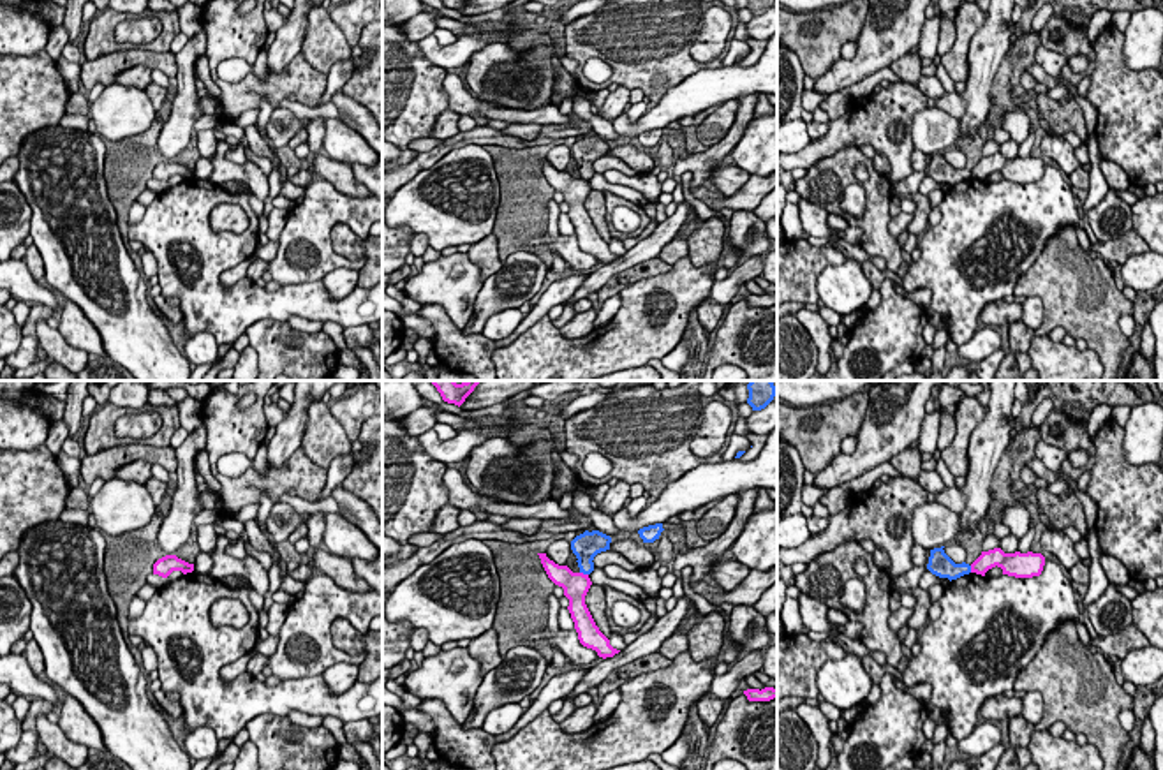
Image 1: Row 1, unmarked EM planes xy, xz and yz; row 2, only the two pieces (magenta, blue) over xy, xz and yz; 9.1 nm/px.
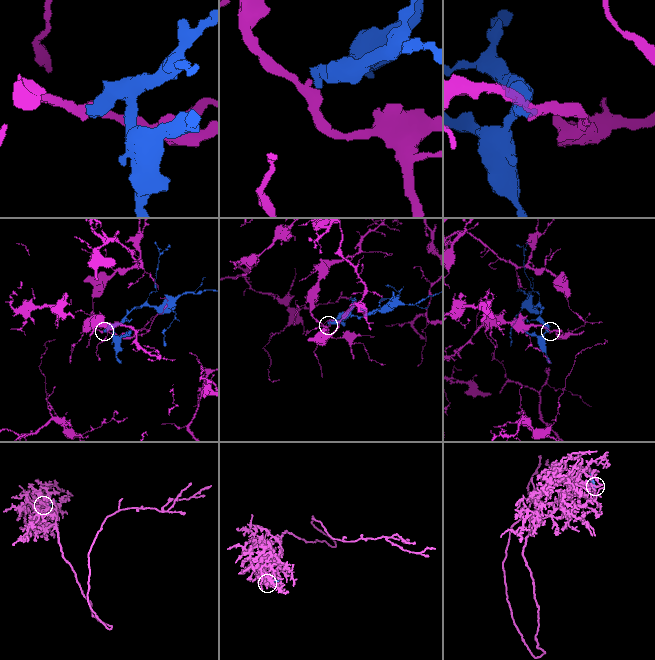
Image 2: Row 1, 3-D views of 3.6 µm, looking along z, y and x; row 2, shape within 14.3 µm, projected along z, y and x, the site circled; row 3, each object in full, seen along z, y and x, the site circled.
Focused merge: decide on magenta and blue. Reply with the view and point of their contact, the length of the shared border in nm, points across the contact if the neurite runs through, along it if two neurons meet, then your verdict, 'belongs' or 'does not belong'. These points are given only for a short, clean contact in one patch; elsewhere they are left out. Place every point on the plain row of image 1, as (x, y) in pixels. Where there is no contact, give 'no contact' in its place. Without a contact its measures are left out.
meets magenta in xz at (582, 178); contact 90 nm long; border along xz (580, 177), (587, 180); does not belong

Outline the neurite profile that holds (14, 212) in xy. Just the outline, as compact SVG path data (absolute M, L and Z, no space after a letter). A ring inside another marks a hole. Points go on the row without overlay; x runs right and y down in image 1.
M0 181L0 261L25 243L32 227L32 208L14 181Z

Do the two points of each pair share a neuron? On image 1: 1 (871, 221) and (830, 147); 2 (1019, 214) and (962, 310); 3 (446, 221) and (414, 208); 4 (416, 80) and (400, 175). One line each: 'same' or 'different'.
1: different
2: same
3: same
4: different

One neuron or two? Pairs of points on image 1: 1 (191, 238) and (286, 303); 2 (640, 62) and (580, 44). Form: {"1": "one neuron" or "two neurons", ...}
{"1": "one neuron", "2": "one neuron"}

